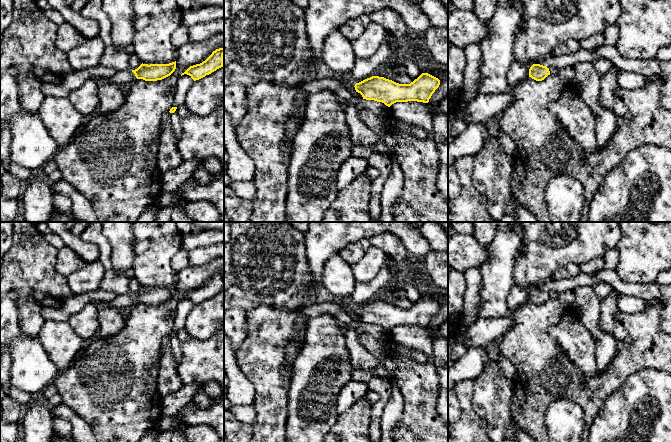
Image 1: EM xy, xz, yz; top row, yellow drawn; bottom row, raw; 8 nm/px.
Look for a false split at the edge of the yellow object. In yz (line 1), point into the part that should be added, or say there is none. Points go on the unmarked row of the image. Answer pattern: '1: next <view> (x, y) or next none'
1: next none

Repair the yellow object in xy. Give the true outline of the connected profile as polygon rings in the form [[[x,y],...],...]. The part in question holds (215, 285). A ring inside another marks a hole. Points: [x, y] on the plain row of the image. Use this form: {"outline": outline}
{"outline": [[[224,272],[216,273],[205,285],[200,288],[190,290],[184,297],[181,298],[181,300],[187,298],[194,305],[199,304],[223,291],[223,279]]]}

